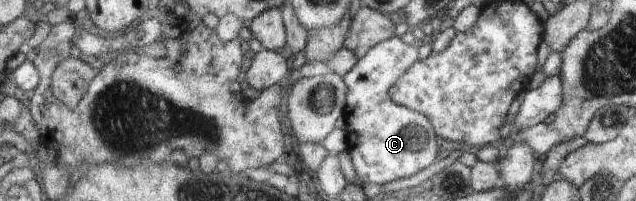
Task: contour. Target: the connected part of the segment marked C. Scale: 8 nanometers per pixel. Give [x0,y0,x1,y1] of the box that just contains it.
[344,37,437,185]

